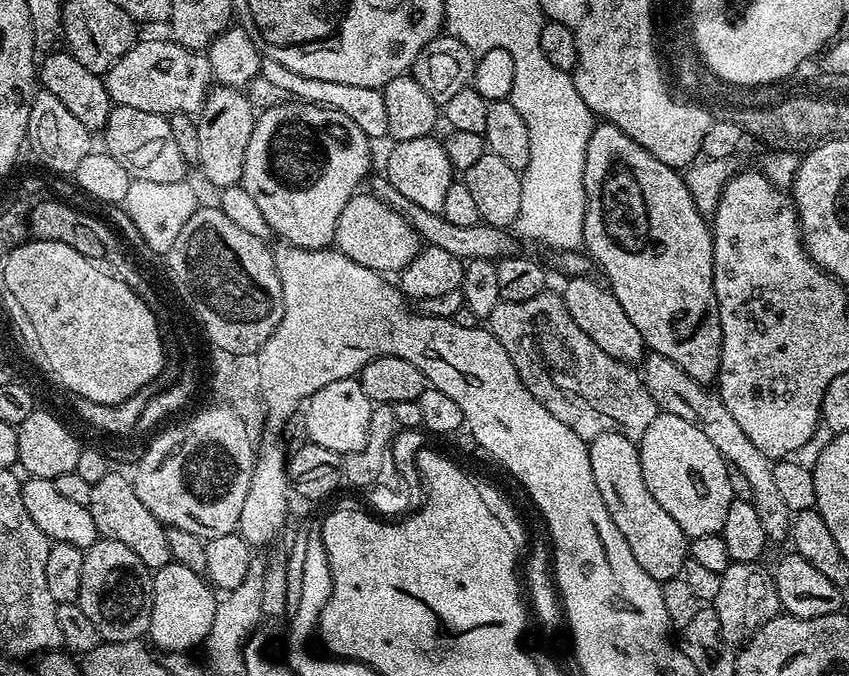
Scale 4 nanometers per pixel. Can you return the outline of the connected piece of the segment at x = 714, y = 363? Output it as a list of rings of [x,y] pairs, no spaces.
[[[600,122],[593,127],[590,134],[590,142],[586,148],[586,170],[584,171],[584,189],[586,190],[586,214],[584,215],[584,242],[583,247],[587,255],[594,261],[597,269],[604,271],[603,279],[607,287],[612,289],[614,298],[622,302],[622,310],[626,310],[630,322],[634,322],[634,327],[638,334],[642,334],[648,352],[662,354],[662,358],[670,358],[670,362],[682,366],[690,378],[694,378],[700,384],[709,386],[717,383],[720,374],[720,359],[722,358],[722,322],[718,314],[718,298],[714,294],[714,246],[712,245],[712,229],[705,213],[698,210],[694,198],[688,189],[688,181],[677,169],[666,166],[666,162],[658,162],[650,150],[644,150],[618,126],[607,122]]]

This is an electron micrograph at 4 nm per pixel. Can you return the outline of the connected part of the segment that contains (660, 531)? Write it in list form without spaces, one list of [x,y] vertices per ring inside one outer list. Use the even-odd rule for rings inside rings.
[[[617,432],[598,434],[588,444],[588,453],[598,494],[602,494],[602,502],[606,502],[610,518],[614,518],[614,526],[622,530],[622,538],[626,538],[626,546],[630,546],[638,566],[642,566],[642,570],[646,570],[646,574],[655,580],[677,579],[683,573],[685,560],[689,559],[690,540],[678,522],[674,522],[674,518],[670,518],[670,514],[666,514],[666,510],[654,502],[654,494],[650,494],[647,488],[646,478],[642,478],[637,441]]]

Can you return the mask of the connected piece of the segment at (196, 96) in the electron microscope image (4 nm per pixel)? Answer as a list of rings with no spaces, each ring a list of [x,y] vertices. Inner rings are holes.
[[[171,38],[165,40],[137,39],[118,62],[103,75],[104,85],[113,105],[134,106],[150,114],[170,117],[181,112],[195,117],[203,108],[214,84],[207,55],[184,48]]]

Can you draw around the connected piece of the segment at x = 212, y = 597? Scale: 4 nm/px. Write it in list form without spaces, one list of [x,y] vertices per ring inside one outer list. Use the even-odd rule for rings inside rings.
[[[173,562],[155,569],[152,578],[152,613],[148,627],[150,640],[153,640],[160,647],[161,653],[196,650],[199,644],[201,647],[208,639],[210,626],[214,626],[214,610],[217,599],[218,596],[213,585],[201,573],[190,570],[190,566],[182,566]]]

